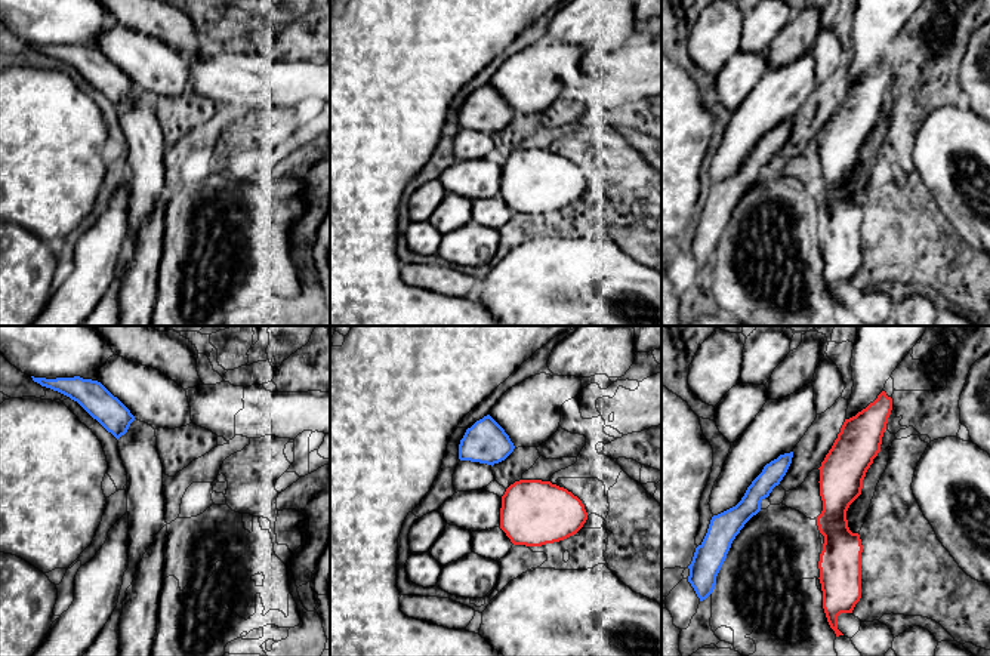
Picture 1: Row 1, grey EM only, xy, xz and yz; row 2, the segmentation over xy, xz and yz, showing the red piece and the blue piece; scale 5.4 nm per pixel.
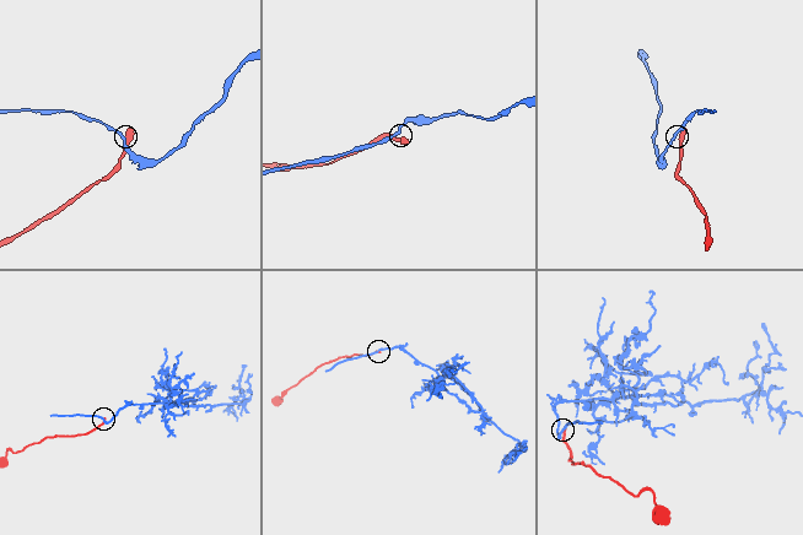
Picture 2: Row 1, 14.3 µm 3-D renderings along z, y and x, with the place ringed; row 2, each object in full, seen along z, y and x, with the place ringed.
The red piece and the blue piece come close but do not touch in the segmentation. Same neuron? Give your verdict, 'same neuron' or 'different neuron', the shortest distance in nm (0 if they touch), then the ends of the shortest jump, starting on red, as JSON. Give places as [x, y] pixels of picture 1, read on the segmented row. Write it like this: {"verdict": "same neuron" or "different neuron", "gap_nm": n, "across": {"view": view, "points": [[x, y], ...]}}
{"verdict": "different neuron", "gap_nm": 140, "across": {"view": "xz", "points": [[515, 482], [503, 459]]}}

